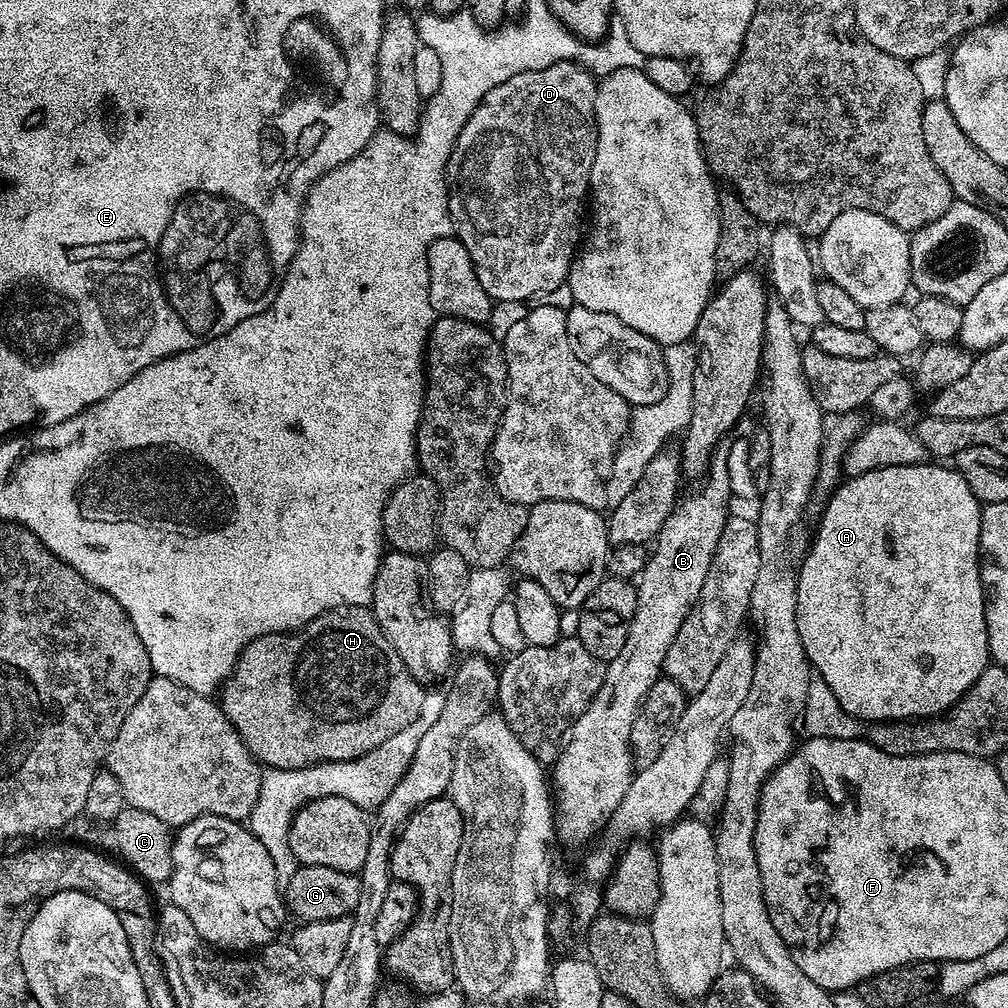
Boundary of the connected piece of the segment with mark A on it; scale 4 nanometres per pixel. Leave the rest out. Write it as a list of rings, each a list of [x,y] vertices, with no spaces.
[[[925,462],[923,464],[903,464],[902,466],[882,466],[870,470],[861,476],[845,479],[837,487],[836,491],[828,497],[823,505],[824,513],[820,516],[820,525],[816,528],[816,537],[812,540],[812,549],[804,556],[804,561],[799,561],[796,573],[796,621],[798,622],[798,638],[802,642],[802,650],[806,650],[806,658],[812,665],[815,675],[830,686],[834,692],[834,698],[838,698],[840,709],[860,722],[875,722],[877,720],[906,720],[909,722],[919,721],[921,718],[935,718],[948,711],[953,704],[957,704],[964,697],[964,693],[970,690],[978,682],[978,678],[989,667],[988,635],[986,634],[986,610],[984,609],[984,583],[980,577],[980,513],[982,505],[980,499],[970,490],[966,478],[956,472],[955,467],[943,468],[940,462]]]

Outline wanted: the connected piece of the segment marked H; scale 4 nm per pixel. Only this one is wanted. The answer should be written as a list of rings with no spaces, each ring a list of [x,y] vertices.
[[[347,604],[341,608],[331,608],[318,618],[314,618],[305,624],[303,628],[295,632],[271,632],[265,636],[254,638],[254,642],[247,644],[234,666],[232,675],[219,689],[218,703],[221,710],[230,718],[234,730],[238,730],[240,741],[248,747],[249,752],[260,761],[264,768],[308,768],[312,764],[325,764],[325,762],[342,762],[343,760],[356,760],[365,756],[370,750],[382,746],[386,738],[394,738],[398,730],[406,730],[410,722],[421,719],[424,716],[426,703],[426,688],[420,684],[406,670],[406,662],[398,658],[398,650],[390,646],[386,634],[378,626],[378,622],[372,617],[371,607],[362,604]]]

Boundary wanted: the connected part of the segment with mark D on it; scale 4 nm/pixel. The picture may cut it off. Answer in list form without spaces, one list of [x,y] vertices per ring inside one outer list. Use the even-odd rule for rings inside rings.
[[[558,62],[554,66],[546,66],[542,70],[530,70],[522,74],[514,74],[514,78],[506,78],[506,82],[502,82],[498,86],[494,86],[494,90],[490,90],[490,94],[486,94],[486,98],[480,100],[479,106],[474,110],[474,114],[470,114],[470,118],[466,122],[466,126],[462,126],[462,130],[458,134],[458,138],[452,144],[452,153],[448,159],[448,165],[444,167],[444,174],[448,181],[448,213],[452,219],[452,230],[457,240],[462,242],[462,246],[466,246],[466,250],[472,259],[472,265],[478,276],[478,282],[482,282],[482,290],[487,296],[491,296],[493,301],[500,300],[528,300],[531,296],[536,298],[543,297],[544,293],[554,290],[559,284],[565,283],[568,279],[568,272],[572,268],[572,261],[578,255],[578,245],[582,240],[582,228],[580,232],[580,215],[586,212],[586,197],[589,195],[588,175],[592,169],[594,162],[594,150],[596,149],[596,115],[594,114],[594,98],[596,97],[597,81],[594,79],[591,71],[582,67],[581,64],[571,64],[570,62]]]

